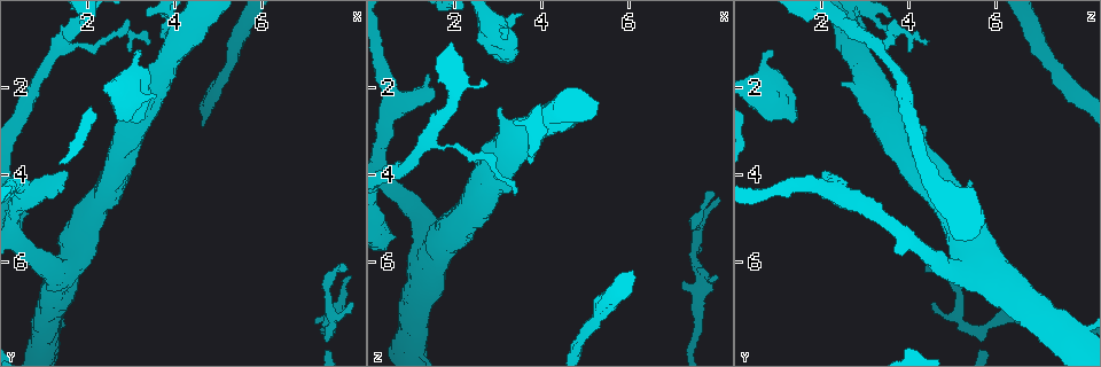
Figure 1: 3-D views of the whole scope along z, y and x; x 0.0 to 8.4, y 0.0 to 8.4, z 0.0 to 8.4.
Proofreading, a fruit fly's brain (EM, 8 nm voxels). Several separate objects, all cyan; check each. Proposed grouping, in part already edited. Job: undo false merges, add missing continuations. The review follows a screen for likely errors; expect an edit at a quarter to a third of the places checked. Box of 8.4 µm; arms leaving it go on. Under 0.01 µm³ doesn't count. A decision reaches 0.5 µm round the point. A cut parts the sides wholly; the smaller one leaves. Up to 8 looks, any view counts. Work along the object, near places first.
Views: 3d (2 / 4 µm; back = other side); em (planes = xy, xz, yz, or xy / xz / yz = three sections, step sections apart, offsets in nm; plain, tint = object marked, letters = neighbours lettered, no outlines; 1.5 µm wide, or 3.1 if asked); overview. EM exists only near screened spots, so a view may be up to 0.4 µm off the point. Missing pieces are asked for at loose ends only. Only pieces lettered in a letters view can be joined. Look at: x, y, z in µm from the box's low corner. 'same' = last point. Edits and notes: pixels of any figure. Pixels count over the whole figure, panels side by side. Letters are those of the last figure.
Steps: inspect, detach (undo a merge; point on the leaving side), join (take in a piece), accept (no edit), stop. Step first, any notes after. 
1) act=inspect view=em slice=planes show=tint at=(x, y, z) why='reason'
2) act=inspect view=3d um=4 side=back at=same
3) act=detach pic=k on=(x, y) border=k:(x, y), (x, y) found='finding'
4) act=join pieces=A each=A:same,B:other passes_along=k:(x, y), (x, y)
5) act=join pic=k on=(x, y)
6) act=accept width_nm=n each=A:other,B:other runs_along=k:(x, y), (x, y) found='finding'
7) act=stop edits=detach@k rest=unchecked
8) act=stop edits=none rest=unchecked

act=inspect view=em slice=planes show=letters at=(1.45, 4.35, 1.65) why='thick end'

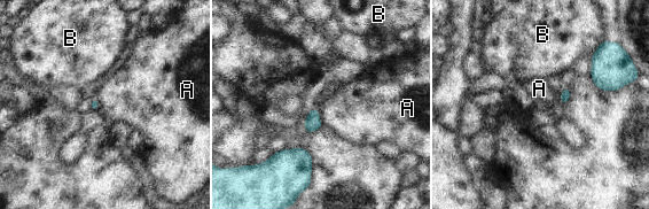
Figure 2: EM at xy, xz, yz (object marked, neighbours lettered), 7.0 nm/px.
act=accept each=A:other,B:other border=2:(317, 108), (322, 125) found='no lettered piece goes on from it'

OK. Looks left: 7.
act=inspect view=3d um=4 at=(3.25, 1.20, 0.90) why='free end'

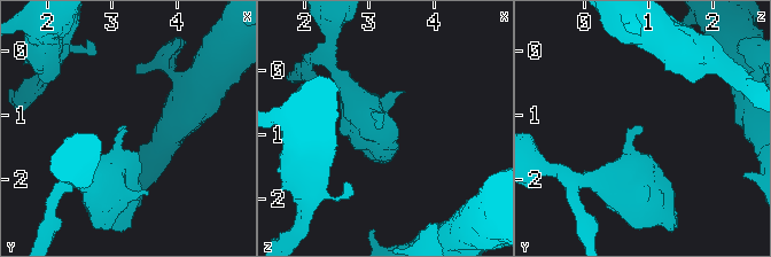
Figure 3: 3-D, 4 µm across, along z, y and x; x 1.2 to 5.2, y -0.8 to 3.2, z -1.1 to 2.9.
act=inspect view=em slice=planes show=letters at=(3.20, 1.15, 0.90) why='need the tissue'

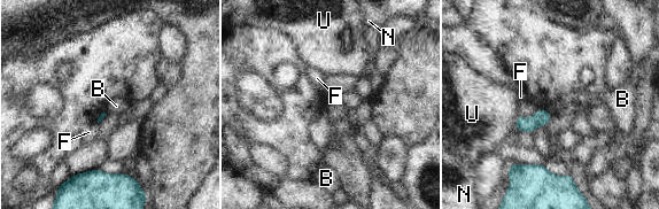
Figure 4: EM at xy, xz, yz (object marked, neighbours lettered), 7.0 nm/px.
act=accept longest_contact=U:120nm each=B:other,F:other,N:other,U:other border=4:(545, 109), (551, 115) found='none of them fits'

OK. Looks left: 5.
act=inspect view=em slice=planes show=letters at=(7.60, 7.30, 5.20) why='abrupt turn'

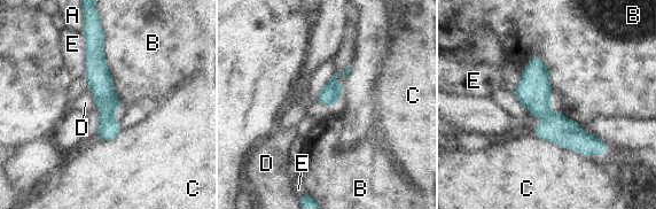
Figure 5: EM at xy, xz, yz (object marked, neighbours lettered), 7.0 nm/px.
act=accept longest_contact=B:600nm each=A:other,B:other,C:other,D:other,E:other found='continuous, no second cell'

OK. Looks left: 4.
act=stop edits=none rest=unchecked

